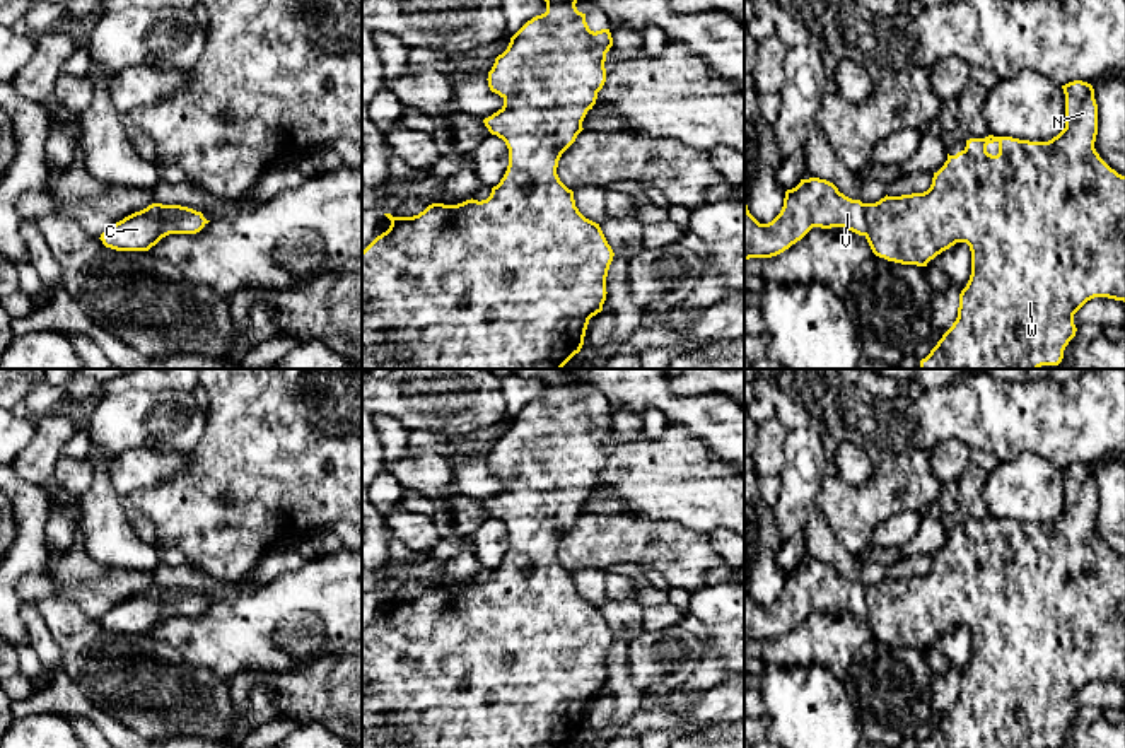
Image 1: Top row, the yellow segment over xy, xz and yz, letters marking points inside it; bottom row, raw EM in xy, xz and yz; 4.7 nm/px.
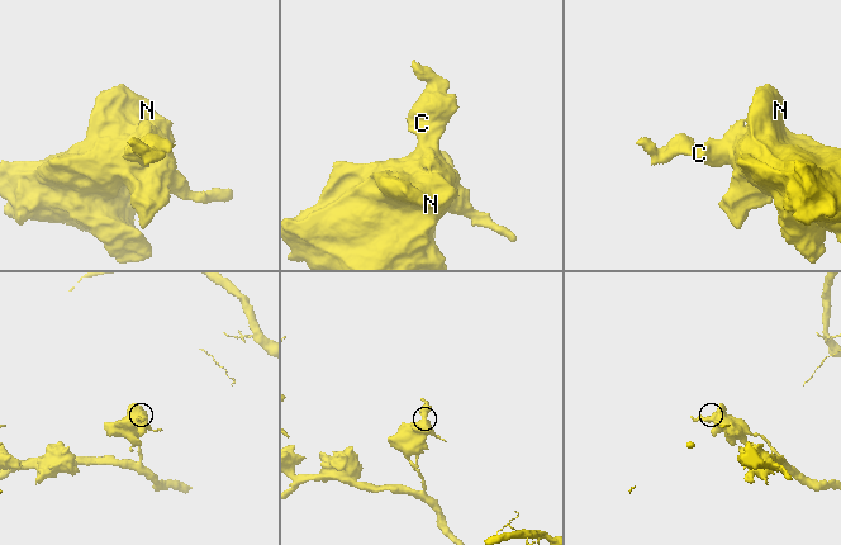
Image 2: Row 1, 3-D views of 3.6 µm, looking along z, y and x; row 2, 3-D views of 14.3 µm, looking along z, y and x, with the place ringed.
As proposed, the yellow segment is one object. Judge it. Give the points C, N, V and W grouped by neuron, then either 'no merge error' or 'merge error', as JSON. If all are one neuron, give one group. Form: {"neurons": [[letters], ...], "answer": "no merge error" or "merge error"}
{"neurons": [["C", "N", "V", "W"]], "answer": "no merge error"}

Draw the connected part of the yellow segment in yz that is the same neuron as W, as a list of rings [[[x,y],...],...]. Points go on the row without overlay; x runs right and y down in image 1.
[[[1074,463],[1062,468],[1065,476],[1065,511],[1048,524],[1029,524],[1012,519],[970,521],[966,529],[956,538],[947,536],[944,548],[934,555],[932,567],[924,576],[901,579],[884,579],[876,586],[862,586],[838,574],[838,570],[819,560],[801,562],[801,565],[785,574],[780,596],[768,606],[760,606],[744,587],[744,644],[749,640],[772,640],[792,627],[801,623],[813,610],[831,611],[843,610],[859,618],[864,618],[872,635],[888,644],[901,647],[927,649],[942,634],[956,625],[966,625],[971,634],[971,657],[966,669],[959,676],[958,700],[953,709],[942,717],[930,736],[920,743],[920,748],[1058,748],[1064,741],[1064,733],[1075,719],[1074,697],[1094,680],[1108,680],[1125,685],[1125,558],[1111,552],[1096,535],[1094,524],[1098,517],[1098,487],[1091,466]]]

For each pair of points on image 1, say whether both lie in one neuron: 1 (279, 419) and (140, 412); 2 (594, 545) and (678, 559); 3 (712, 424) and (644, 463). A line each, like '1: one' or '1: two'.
1: two
2: one
3: two

